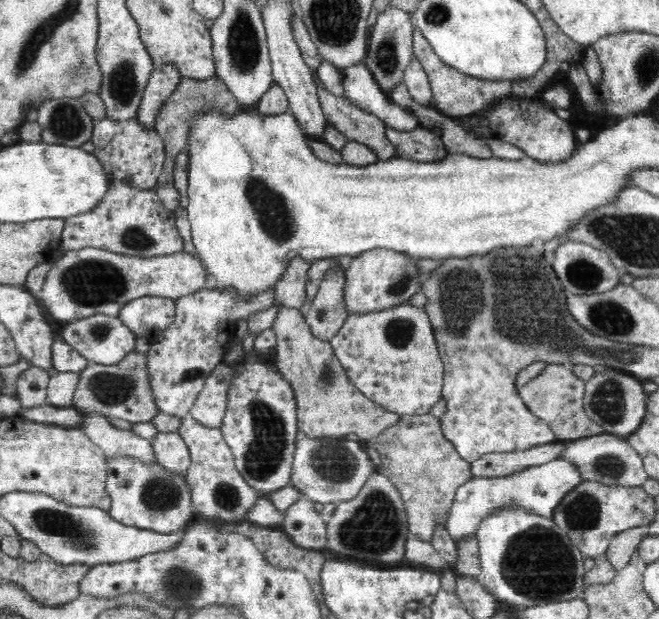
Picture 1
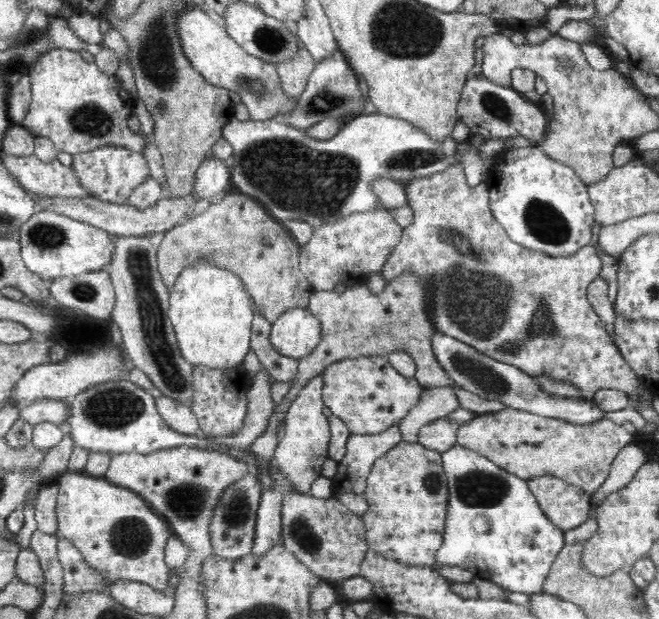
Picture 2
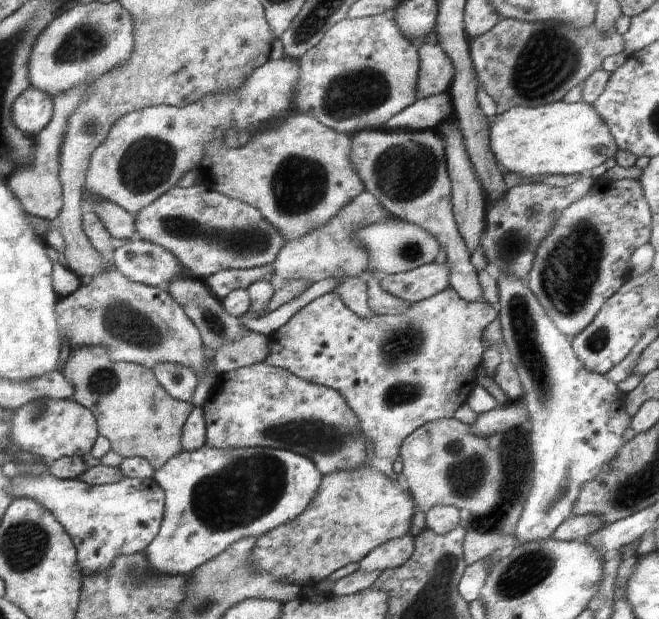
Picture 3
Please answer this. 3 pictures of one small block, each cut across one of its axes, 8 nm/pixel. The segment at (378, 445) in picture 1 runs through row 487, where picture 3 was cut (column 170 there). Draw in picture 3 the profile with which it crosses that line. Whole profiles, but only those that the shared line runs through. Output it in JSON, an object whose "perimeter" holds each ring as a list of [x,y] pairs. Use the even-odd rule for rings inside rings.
{"perimeter":[[[78,346],[78,348],[72,348],[70,350],[70,354],[67,358],[66,364],[61,372],[62,375],[65,376],[66,380],[74,386],[74,394],[72,394],[72,399],[74,399],[78,404],[82,406],[88,407],[94,413],[94,418],[96,418],[96,424],[98,429],[99,436],[104,436],[110,442],[111,450],[120,454],[122,458],[130,458],[130,457],[141,457],[144,460],[148,461],[155,470],[160,470],[166,462],[170,460],[170,458],[174,458],[176,454],[180,454],[182,452],[182,428],[188,415],[192,412],[193,406],[190,402],[184,402],[181,400],[174,400],[162,386],[158,380],[156,380],[156,376],[154,376],[154,372],[152,369],[143,367],[142,365],[130,362],[114,362],[113,358],[109,354],[109,351],[106,350],[104,346]]]}

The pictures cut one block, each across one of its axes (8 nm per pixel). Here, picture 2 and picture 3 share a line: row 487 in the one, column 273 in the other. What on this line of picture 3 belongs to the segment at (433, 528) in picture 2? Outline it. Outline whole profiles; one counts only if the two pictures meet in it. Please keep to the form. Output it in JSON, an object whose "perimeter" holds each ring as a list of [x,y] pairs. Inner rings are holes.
{"perimeter":[[[254,363],[230,372],[216,373],[213,382],[214,386],[211,386],[210,394],[202,407],[206,423],[205,444],[212,448],[284,449],[310,458],[322,476],[338,470],[366,470],[373,466],[370,462],[368,438],[362,432],[362,424],[337,390],[308,382],[289,370],[266,363]]]}

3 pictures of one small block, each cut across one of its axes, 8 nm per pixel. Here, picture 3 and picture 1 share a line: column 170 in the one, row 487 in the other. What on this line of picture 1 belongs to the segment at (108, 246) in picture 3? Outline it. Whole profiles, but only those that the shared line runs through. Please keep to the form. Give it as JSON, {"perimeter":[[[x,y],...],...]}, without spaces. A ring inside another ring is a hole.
{"perimeter":[[[353,437],[308,438],[296,444],[290,484],[312,502],[339,503],[358,496],[375,471],[362,443]]]}

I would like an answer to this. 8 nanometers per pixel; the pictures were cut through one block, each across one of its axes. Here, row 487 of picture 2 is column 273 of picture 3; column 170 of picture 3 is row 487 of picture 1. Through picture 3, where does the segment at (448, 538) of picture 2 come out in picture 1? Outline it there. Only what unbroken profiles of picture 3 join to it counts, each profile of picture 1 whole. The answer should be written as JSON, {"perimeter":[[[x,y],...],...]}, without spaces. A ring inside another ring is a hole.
{"perimeter":[[[558,458],[540,466],[527,467],[504,477],[472,477],[457,488],[448,509],[446,530],[458,544],[458,541],[476,534],[482,520],[490,512],[494,512],[498,508],[506,508],[506,506],[517,506],[544,518],[552,519],[554,508],[560,504],[568,492],[583,481],[581,476],[572,463]]]}

